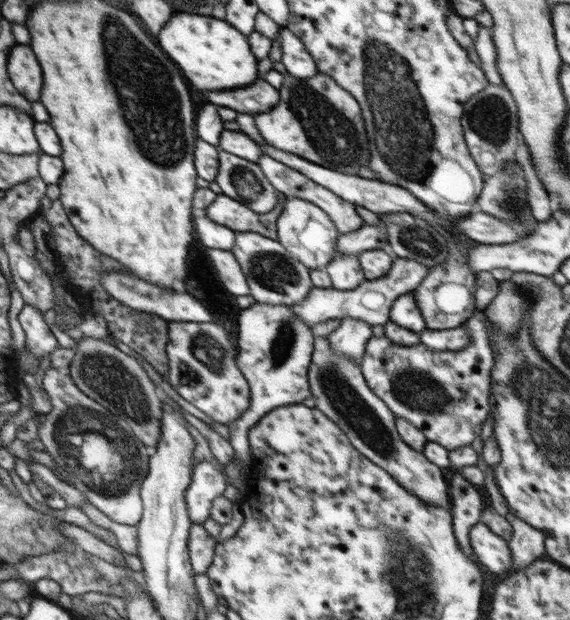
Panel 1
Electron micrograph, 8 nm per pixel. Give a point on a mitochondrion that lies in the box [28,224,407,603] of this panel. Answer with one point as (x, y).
(95, 448)

